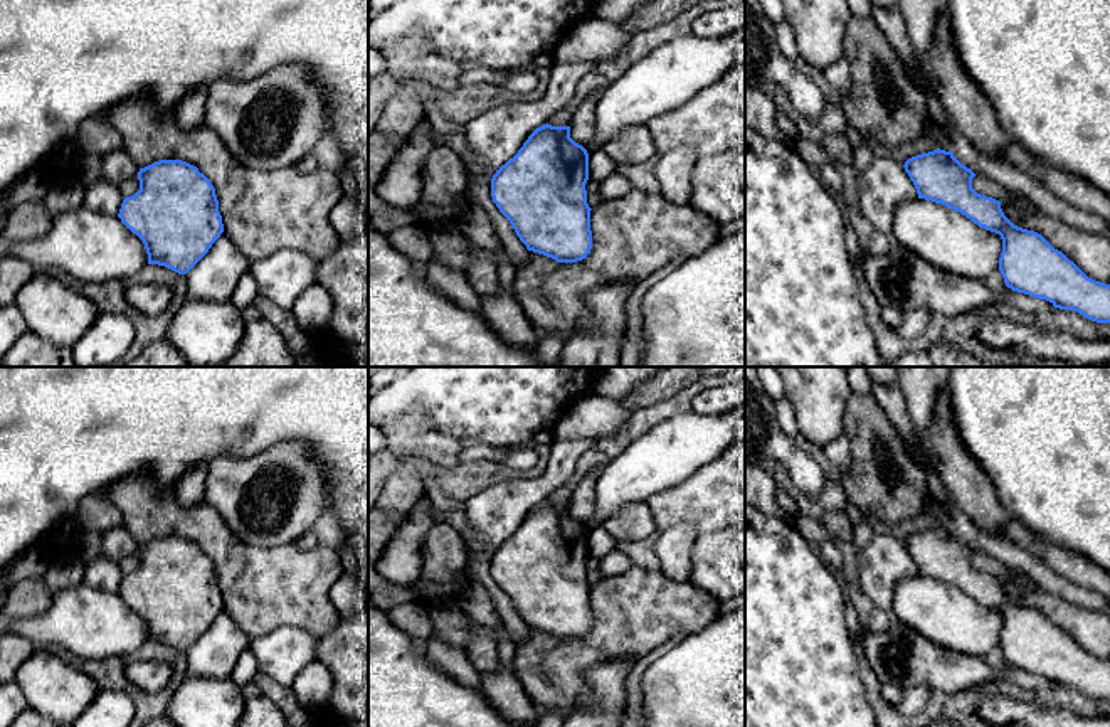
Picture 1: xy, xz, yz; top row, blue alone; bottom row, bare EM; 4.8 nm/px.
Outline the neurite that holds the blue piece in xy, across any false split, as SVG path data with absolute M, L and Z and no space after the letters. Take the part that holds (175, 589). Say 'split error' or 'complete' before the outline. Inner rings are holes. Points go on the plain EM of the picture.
split error; M160 537L118 562L124 574L118 594L146 626L148 641L187 651L224 609L219 577L210 557L182 537Z

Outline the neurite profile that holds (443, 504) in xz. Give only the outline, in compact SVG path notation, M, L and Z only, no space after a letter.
M429 476L426 480L426 485L424 485L424 495L432 501L434 508L437 510L437 518L436 520L441 520L441 522L447 522L447 515L452 512L452 510L461 510L464 508L464 503L462 501L456 501L449 496L446 496L436 485L434 478Z

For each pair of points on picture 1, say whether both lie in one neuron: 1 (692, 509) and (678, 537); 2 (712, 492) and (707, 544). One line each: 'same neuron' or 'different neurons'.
1: different neurons
2: different neurons

